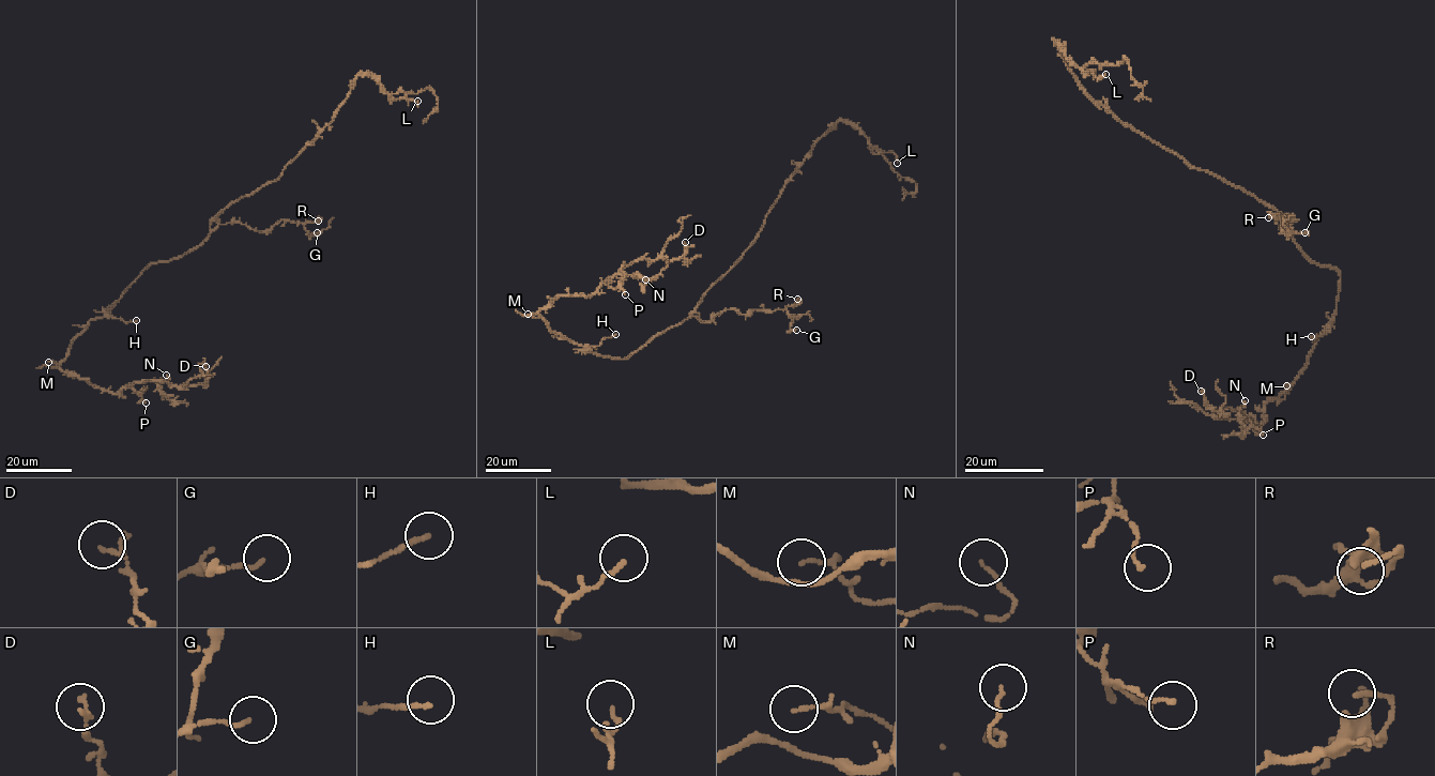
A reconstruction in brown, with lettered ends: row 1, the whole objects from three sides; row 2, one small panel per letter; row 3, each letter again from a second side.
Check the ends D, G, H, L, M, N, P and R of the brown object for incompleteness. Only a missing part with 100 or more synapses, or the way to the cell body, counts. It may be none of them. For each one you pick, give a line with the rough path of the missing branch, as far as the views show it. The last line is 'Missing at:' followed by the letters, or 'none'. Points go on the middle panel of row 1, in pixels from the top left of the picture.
Missing at: none

